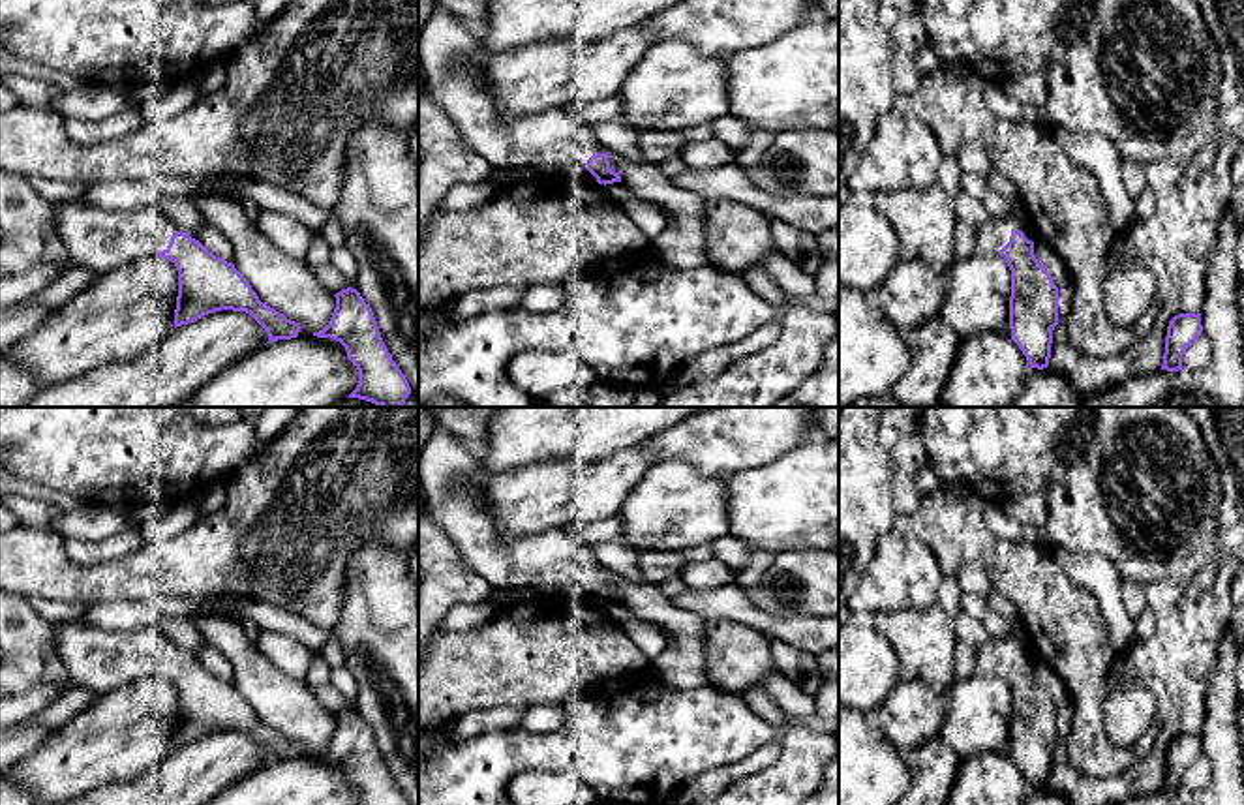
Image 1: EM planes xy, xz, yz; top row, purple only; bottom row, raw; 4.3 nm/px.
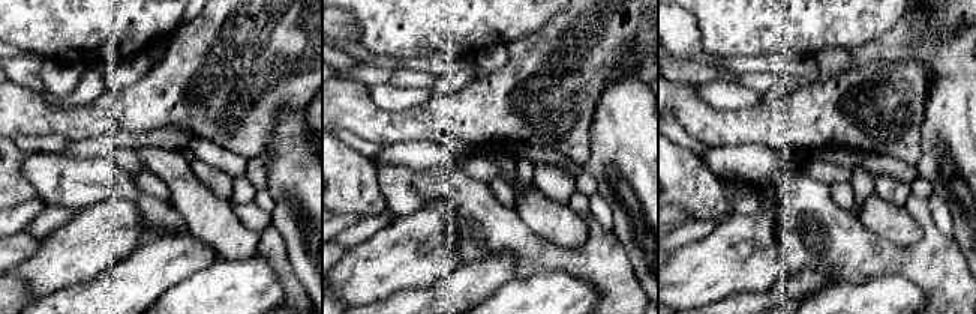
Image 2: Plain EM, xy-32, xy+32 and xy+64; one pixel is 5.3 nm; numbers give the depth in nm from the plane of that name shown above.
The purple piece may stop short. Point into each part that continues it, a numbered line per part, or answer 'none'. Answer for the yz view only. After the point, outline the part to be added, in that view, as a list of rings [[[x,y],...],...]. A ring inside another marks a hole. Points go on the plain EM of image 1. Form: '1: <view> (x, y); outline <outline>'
1: yz (995, 653); outline [[[1021,632],[1008,638],[989,638],[983,647],[978,649],[978,661],[981,668],[998,674],[1009,662],[1013,651],[1023,651],[1024,657],[1034,662],[1030,644]]]

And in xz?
1: xz (453, 477); outline [[[435,426],[418,456],[418,482],[424,494],[426,514],[458,548],[462,559],[486,578],[495,589],[522,589],[542,585],[570,599],[597,602],[587,591],[593,574],[610,572],[576,533],[565,527],[548,527],[539,533],[503,533],[486,505],[484,486],[492,478],[475,448],[448,430]]]

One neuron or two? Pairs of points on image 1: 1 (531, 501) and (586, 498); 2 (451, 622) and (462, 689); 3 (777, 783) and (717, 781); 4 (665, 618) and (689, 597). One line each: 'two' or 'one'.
1: one
2: two
3: two
4: two

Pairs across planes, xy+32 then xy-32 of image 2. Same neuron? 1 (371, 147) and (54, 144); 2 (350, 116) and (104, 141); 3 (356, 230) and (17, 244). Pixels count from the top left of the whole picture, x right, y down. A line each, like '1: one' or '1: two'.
1: one
2: two
3: two

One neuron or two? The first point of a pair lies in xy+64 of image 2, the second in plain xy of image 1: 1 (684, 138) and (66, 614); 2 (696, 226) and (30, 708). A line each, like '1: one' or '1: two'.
1: one
2: two

